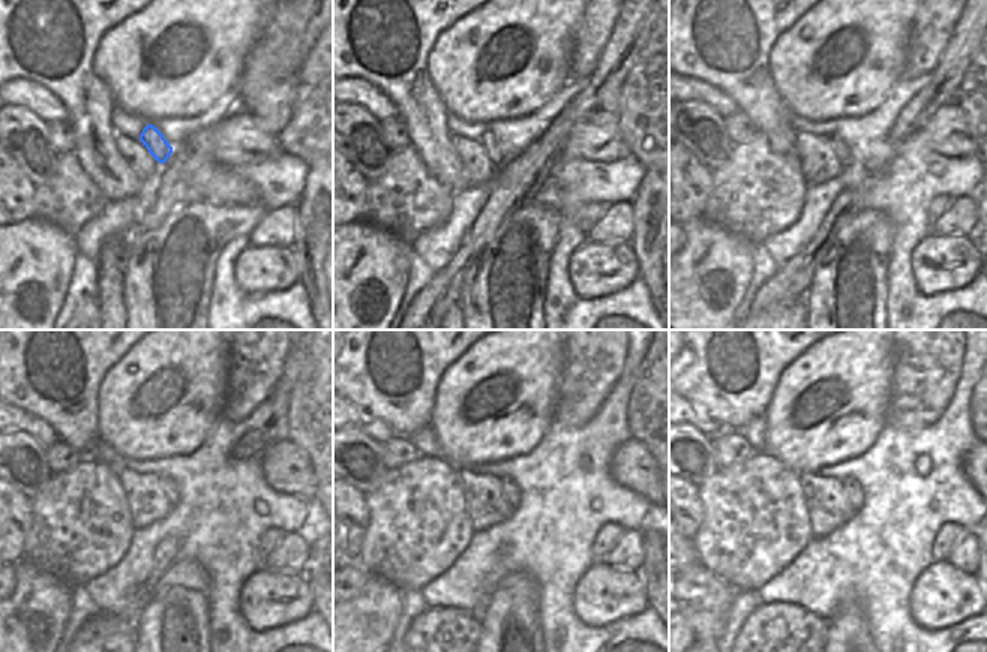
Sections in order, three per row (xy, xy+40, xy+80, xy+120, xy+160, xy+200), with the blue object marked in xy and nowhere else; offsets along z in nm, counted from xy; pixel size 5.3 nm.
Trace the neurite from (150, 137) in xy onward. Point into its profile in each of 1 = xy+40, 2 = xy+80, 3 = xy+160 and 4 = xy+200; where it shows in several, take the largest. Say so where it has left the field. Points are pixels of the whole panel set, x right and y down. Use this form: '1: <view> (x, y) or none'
1: xy+40 (488, 140)
2: xy+80 (839, 149)
3: xy+160 (510, 490)
4: xy+200 (852, 489)

